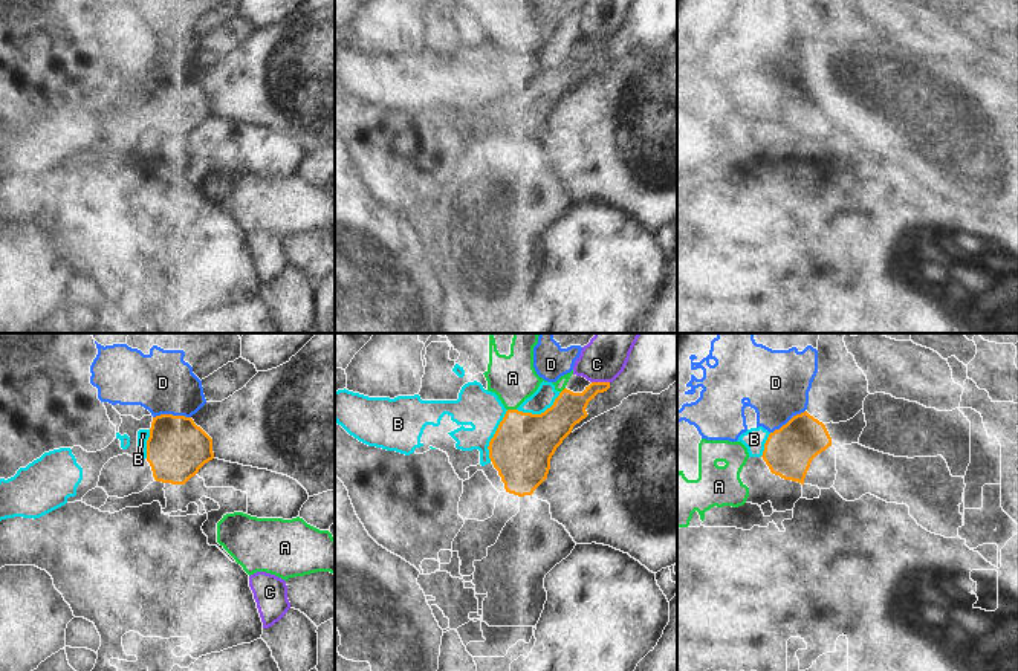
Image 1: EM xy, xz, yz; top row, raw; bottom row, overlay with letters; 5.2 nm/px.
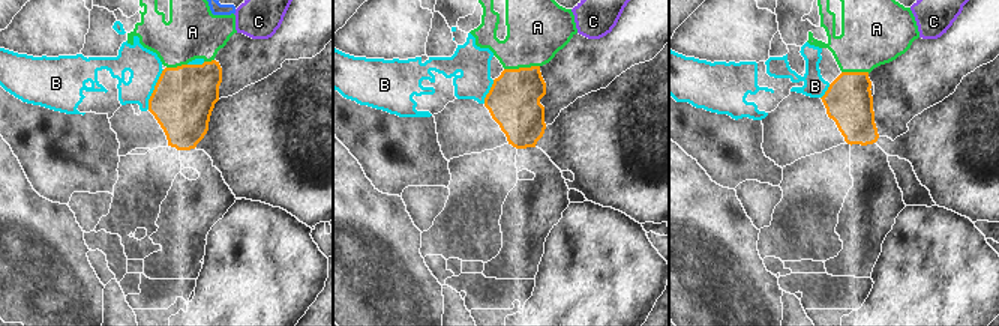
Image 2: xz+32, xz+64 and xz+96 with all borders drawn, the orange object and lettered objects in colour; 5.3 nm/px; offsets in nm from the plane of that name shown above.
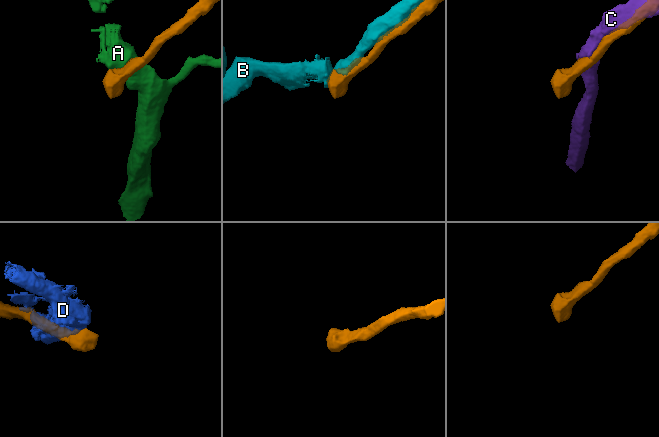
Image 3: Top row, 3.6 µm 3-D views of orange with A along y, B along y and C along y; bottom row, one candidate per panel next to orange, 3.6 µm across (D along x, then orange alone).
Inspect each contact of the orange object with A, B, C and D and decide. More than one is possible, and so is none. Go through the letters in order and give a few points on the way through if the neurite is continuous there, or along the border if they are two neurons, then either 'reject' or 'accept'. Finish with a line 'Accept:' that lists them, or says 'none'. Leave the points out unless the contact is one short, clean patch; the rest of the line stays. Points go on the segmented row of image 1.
A: reject
B: reject
C: reject
D: reject
Accept: none

